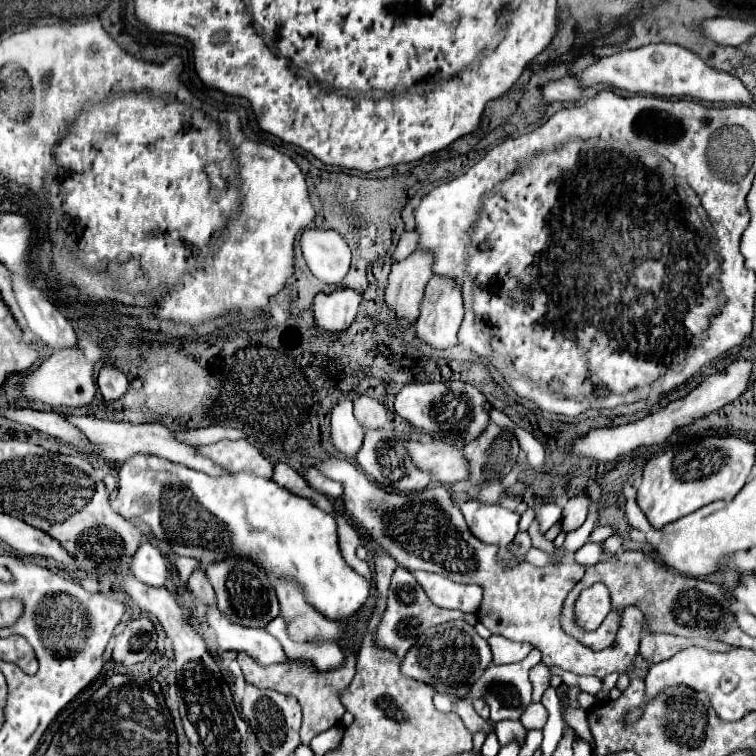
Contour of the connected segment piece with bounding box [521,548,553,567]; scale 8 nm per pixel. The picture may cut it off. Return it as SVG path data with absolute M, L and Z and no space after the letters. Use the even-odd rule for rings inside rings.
M531 548L527 555L525 555L521 560L529 561L537 567L543 567L543 565L549 565L553 561L553 555L547 555L547 553L542 552L539 549Z

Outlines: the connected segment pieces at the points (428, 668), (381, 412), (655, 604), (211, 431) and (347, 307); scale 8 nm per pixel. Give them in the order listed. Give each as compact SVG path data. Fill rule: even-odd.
M449 621L429 629L425 635L417 639L417 643L403 657L401 671L407 677L431 683L439 693L445 693L449 697L465 697L473 681L481 677L489 663L489 643L477 635L475 627L471 627L465 621Z
M359 395L353 403L355 403L355 417L361 421L363 429L379 429L387 423L387 409L379 399Z
M625 551L623 555L615 555L611 561L601 561L587 569L583 579L575 585L575 589L569 593L563 605L561 613L561 625L565 633L581 641L583 645L591 647L593 651L605 649L615 641L615 633L619 627L619 607L635 605L643 611L645 619L649 621L653 633L673 633L681 637L707 637L715 639L719 633L723 633L727 627L733 625L733 611L731 611L731 599L727 599L723 589L715 583L707 583L695 577L687 577L677 573L675 569L669 569L661 563L657 563L649 553L643 551ZM593 583L603 583L609 589L613 609L601 623L597 631L585 633L573 623L573 605L577 595L591 587Z
M207 427L207 429L197 429L197 431L185 431L185 433L175 433L179 441L185 441L195 447L203 447L209 443L215 443L219 439L245 439L245 433L237 429L219 429L219 427Z
M349 287L331 293L319 293L313 305L315 323L325 331L345 331L355 319L361 301L361 291Z

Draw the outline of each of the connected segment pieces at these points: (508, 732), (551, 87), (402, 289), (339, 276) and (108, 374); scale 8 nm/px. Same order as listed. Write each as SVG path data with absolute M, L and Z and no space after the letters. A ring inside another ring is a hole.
M501 721L495 725L495 733L501 745L513 739L525 739L525 727L521 725L521 721Z
M563 77L543 87L543 97L551 101L579 101L583 97L583 85L575 77Z
M417 249L407 259L393 263L385 291L385 301L391 309L395 309L397 317L405 319L407 323L417 321L423 289L431 275L433 253L425 253L423 249Z
M305 229L301 251L311 273L327 285L337 285L349 271L351 249L335 229Z
M105 365L99 371L97 385L99 385L99 391L103 393L105 401L115 401L127 391L129 381L127 381L127 375L121 369L117 369L115 365Z

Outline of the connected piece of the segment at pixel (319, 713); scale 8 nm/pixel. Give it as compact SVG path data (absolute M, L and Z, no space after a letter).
M347 633L345 641L343 641L343 653L345 653L345 661L343 665L335 667L335 669L327 669L327 671L319 671L317 667L309 669L305 665L297 665L297 661L289 661L285 665L257 665L257 661L253 661L253 657L249 657L247 653L239 653L237 661L243 669L243 675L249 683L257 685L257 687L269 687L275 689L279 693L285 695L293 695L299 699L299 705L303 707L303 729L301 729L301 743L309 745L309 741L325 731L331 729L335 725L339 725L345 707L339 701L339 691L345 689L345 685L349 685L349 681L353 679L353 671L355 671L355 659L357 659L357 651L355 651L355 633Z

